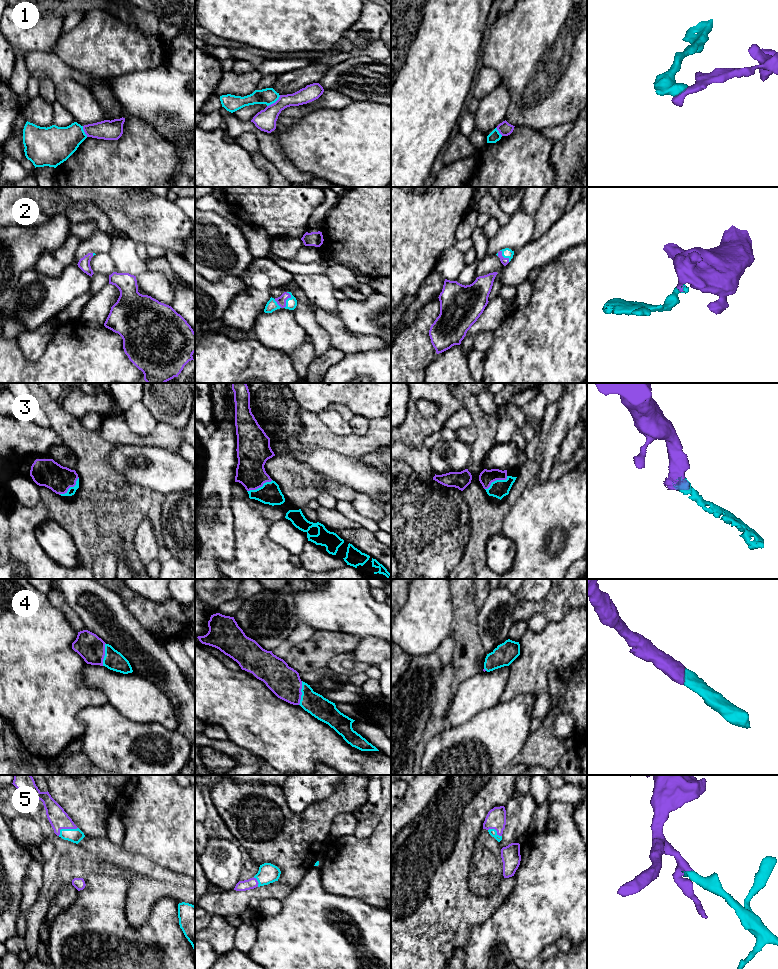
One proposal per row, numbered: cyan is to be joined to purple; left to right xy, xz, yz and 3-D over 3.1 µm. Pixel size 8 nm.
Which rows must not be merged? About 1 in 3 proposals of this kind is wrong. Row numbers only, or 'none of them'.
1

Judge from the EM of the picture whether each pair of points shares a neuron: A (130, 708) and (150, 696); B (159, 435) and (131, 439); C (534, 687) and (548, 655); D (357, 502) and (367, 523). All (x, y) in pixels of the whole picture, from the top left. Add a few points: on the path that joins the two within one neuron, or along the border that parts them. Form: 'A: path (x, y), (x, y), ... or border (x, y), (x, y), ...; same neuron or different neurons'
A: path (135, 703), (138, 700), (145, 700); same neuron
B: path (152, 440), (138, 440); same neuron
C: path (534, 679), (534, 669), (540, 663); same neuron
D: border (350, 502), (360, 514), (377, 522); different neurons

